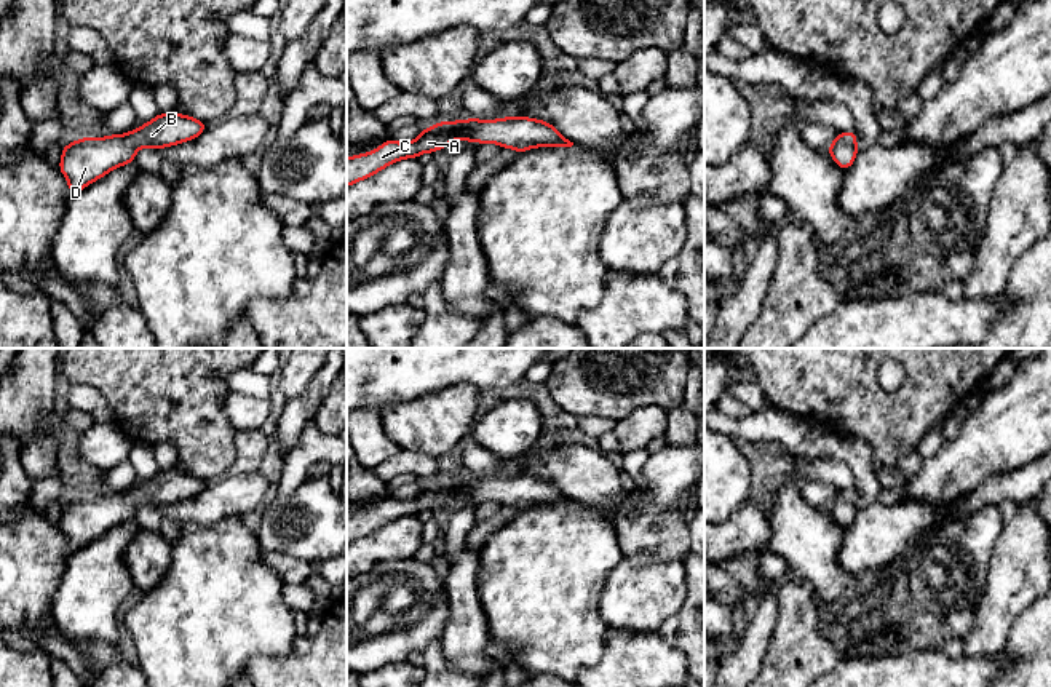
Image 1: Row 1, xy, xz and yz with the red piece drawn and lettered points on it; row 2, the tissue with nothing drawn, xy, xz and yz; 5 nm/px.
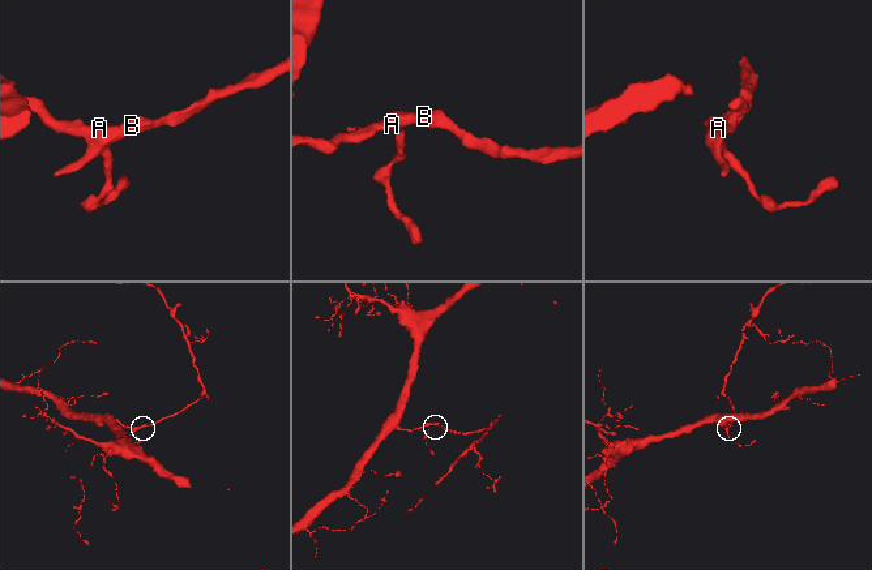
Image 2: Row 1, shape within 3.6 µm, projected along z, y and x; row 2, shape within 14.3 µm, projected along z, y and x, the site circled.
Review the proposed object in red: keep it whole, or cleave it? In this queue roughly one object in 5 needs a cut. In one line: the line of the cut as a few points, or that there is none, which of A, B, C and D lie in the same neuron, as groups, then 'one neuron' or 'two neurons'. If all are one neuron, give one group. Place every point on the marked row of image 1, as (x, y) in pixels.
cut none; groups A B C D; one neuron

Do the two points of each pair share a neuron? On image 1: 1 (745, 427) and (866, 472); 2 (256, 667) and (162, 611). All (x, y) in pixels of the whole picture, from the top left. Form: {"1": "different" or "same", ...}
{"1": "same", "2": "different"}

